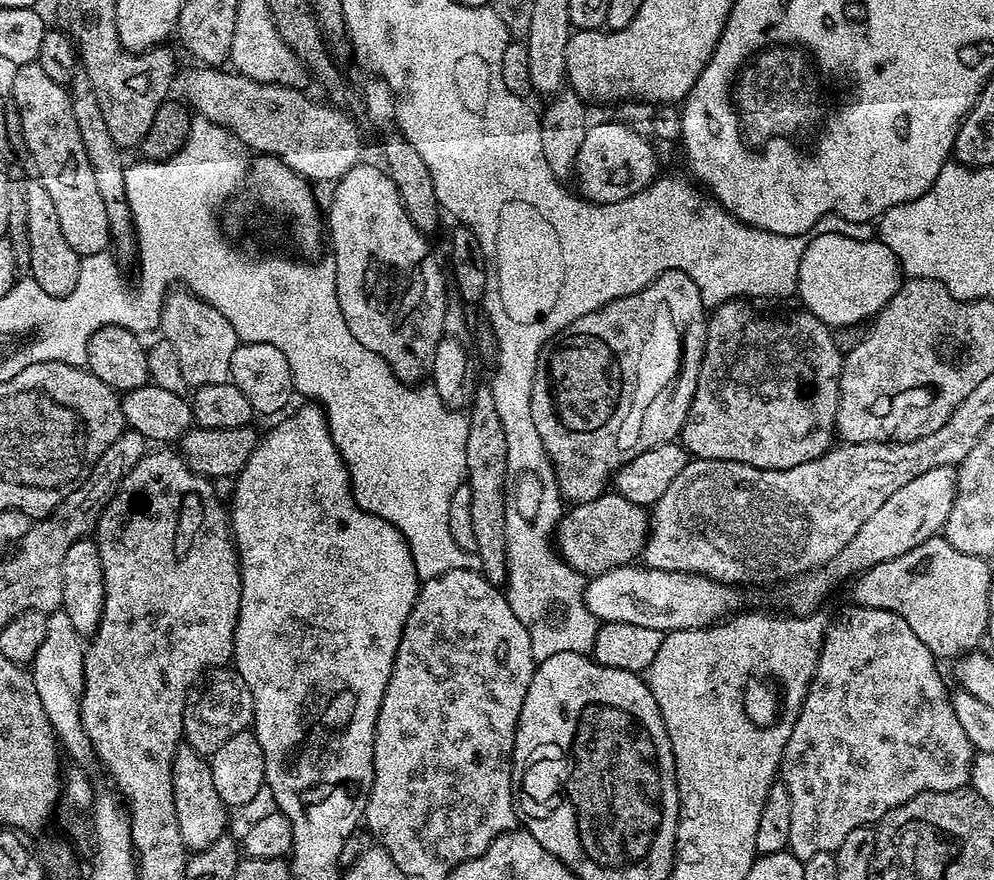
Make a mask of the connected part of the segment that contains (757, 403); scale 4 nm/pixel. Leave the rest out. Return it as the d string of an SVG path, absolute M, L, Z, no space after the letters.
M737 298L719 304L711 309L708 316L708 337L704 343L702 366L698 370L698 382L694 390L694 398L690 402L690 410L686 414L686 422L680 431L679 439L685 448L697 460L725 460L726 462L742 462L746 466L754 466L762 470L790 470L790 466L802 466L802 462L810 462L828 452L833 447L836 436L836 415L840 401L840 371L844 369L844 356L834 346L833 329L806 310L800 312L763 312L755 308L748 298Z

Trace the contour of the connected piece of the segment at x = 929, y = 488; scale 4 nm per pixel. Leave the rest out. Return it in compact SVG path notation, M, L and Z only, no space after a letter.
M938 466L934 470L926 470L926 474L913 478L902 486L902 490L890 494L890 498L886 498L886 502L882 502L880 509L874 513L874 518L866 518L866 522L862 522L862 530L858 530L858 534L842 546L834 567L825 566L805 572L787 585L788 604L792 607L789 609L796 614L817 611L836 584L836 572L840 576L855 577L867 568L878 566L878 562L890 562L890 558L898 558L898 554L906 554L906 550L914 550L914 546L937 535L950 518L950 510L954 506L956 473L957 469L953 466Z

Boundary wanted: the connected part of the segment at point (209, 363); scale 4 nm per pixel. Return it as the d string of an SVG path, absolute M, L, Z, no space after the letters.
M187 290L169 291L164 297L158 332L166 342L170 342L170 346L174 346L182 366L182 378L186 378L189 389L229 383L230 357L234 355L238 341L234 326L226 322L217 308Z

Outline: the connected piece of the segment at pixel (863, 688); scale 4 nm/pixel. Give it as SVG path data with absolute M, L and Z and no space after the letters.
M847 606L828 625L828 631L824 634L824 645L820 647L820 657L816 663L816 672L808 687L806 698L800 707L800 717L794 722L790 730L790 738L786 742L786 750L782 754L779 783L786 786L790 794L790 842L788 848L792 855L802 861L814 858L814 854L823 852L835 853L838 846L851 834L853 830L875 825L890 810L910 802L923 792L955 792L963 789L971 778L972 758L974 749L970 738L966 738L966 730L962 730L954 714L952 705L952 692L944 685L944 676L940 673L937 657L932 655L922 642L918 642L918 634L906 626L906 622L898 614L890 610L878 610L877 608L861 608L859 606Z

